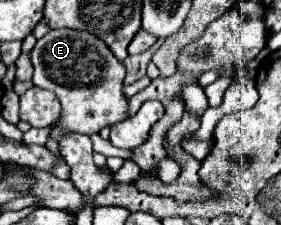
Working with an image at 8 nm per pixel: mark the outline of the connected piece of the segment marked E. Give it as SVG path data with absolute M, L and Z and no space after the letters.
M49 30L41 40L37 40L35 48L31 50L31 62L33 62L33 84L45 90L51 90L57 94L63 106L63 116L61 122L57 124L55 130L51 130L51 138L59 140L63 132L77 132L77 134L97 134L105 126L113 126L117 122L123 122L129 118L129 102L127 96L123 94L123 78L125 78L125 68L123 64L115 58L115 54L99 40L97 36L83 32L83 30Z

